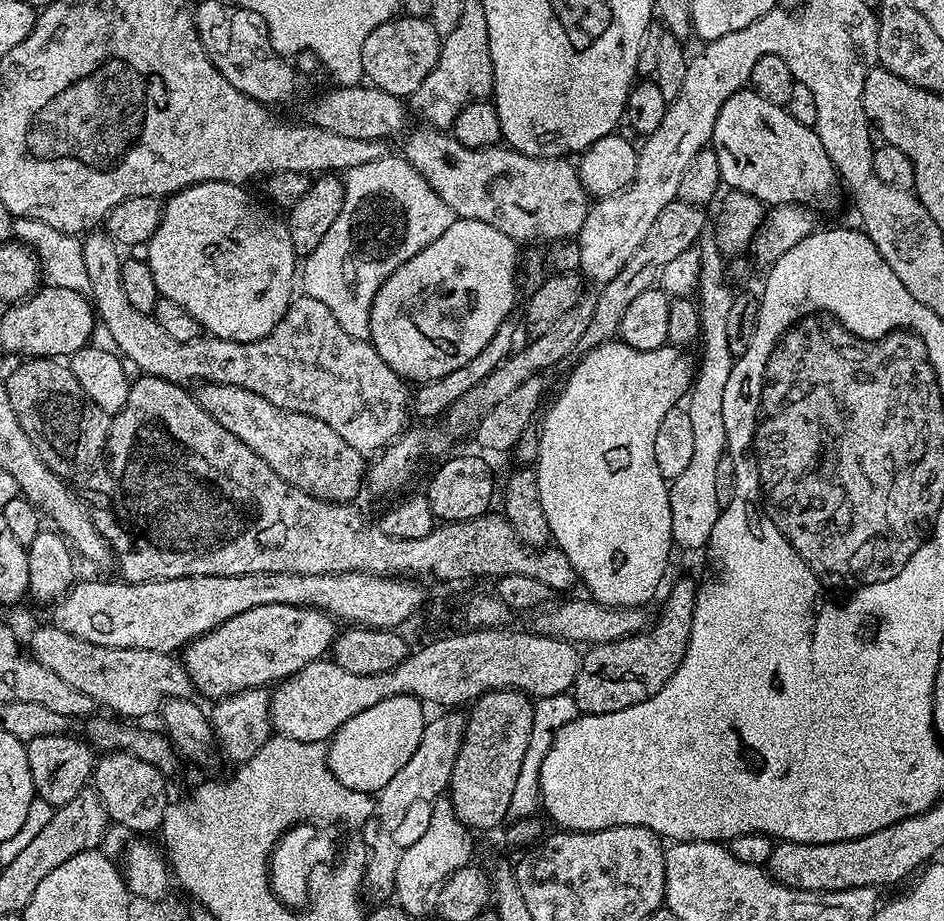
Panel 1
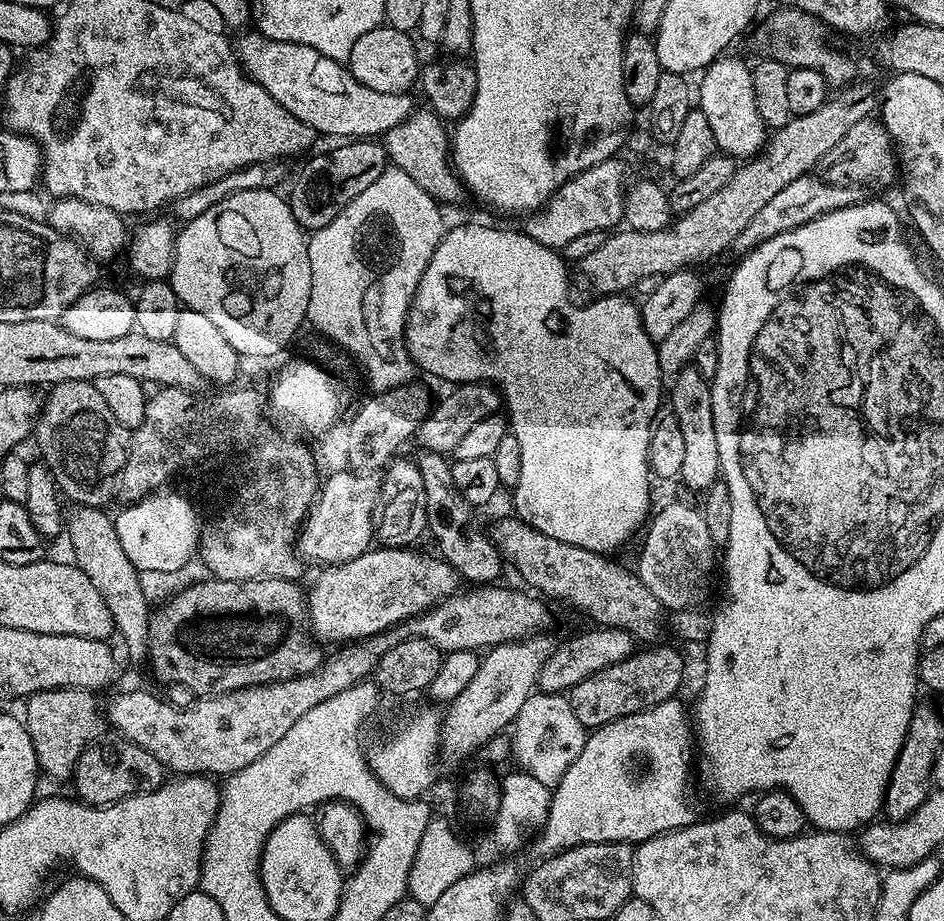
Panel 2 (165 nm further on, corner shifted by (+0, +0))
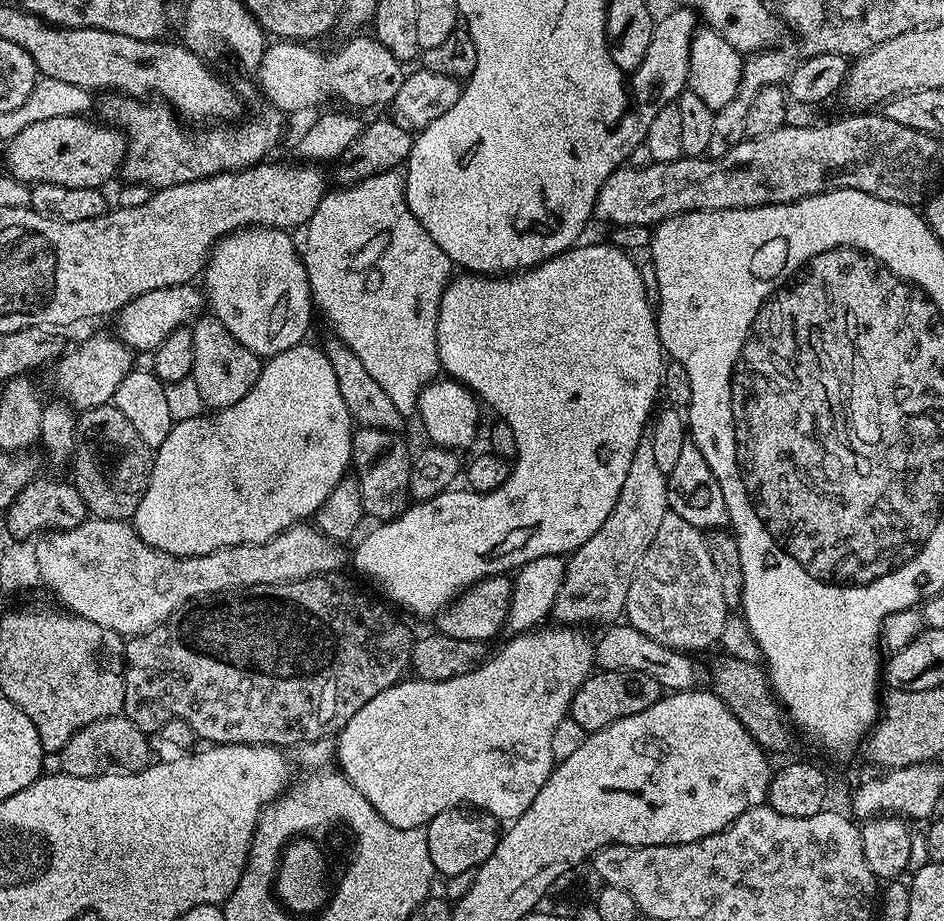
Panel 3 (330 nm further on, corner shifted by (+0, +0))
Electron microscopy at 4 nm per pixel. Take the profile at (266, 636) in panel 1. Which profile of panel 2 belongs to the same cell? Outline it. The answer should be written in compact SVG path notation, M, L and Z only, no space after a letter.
M376 546L350 562L325 567L306 592L308 623L317 641L362 640L403 624L446 597L455 596L462 584L459 573L439 555L423 556L412 551L416 550Z

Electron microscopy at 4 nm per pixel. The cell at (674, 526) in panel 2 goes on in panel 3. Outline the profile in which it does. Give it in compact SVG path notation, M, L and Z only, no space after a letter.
M669 510L658 525L654 542L646 546L646 554L642 554L642 562L638 562L638 570L626 593L623 615L627 623L632 624L634 630L642 630L646 638L654 638L654 642L662 642L662 646L670 646L677 652L697 654L715 645L730 615L730 605L722 598L722 585L718 583L718 574L714 574L714 562L710 562L710 550L704 537L701 529L690 526L686 518L678 518L678 514Z

